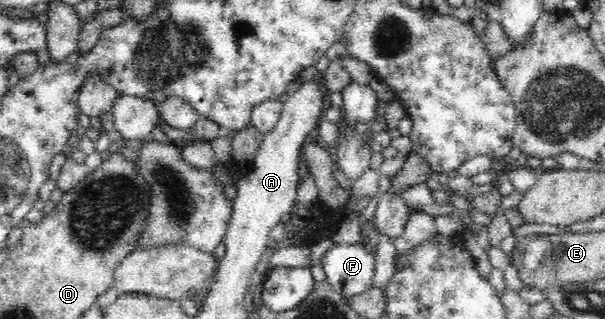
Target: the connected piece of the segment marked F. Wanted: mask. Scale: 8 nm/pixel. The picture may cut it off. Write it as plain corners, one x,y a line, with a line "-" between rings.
335,244
321,258
326,282
334,292
346,297
372,288
375,253
368,247
356,244

